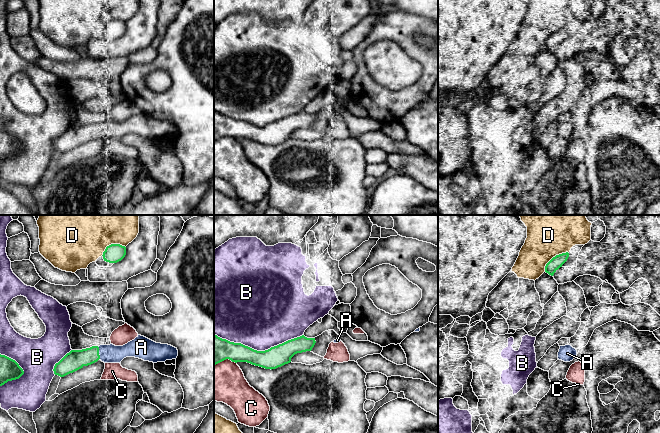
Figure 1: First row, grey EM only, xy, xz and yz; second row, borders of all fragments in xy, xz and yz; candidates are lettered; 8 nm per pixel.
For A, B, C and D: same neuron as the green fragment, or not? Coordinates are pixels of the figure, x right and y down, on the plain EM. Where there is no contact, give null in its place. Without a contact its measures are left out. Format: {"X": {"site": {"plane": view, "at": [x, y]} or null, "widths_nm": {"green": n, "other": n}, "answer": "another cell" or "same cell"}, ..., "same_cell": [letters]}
{"A": {"site": {"plane": "xy", "at": [98, 128]}, "widths_nm": {"green": 160, "other": 140}, "answer": "same cell"}, "B": {"site": {"plane": "xz", "at": [258, 127]}, "widths_nm": {"green": 170, "other": 460}, "answer": "another cell"}, "C": {"site": {"plane": "xz", "at": [225, 135]}, "widths_nm": {"green": 220, "other": 320}, "answer": "another cell"}, "D": {"site": {"plane": "yz", "at": [553, 33]}, "widths_nm": {"green": 100, "other": 280}, "answer": "another cell"}, "same_cell": ["A"]}

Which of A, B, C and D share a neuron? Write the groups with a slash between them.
A / B / C / D

